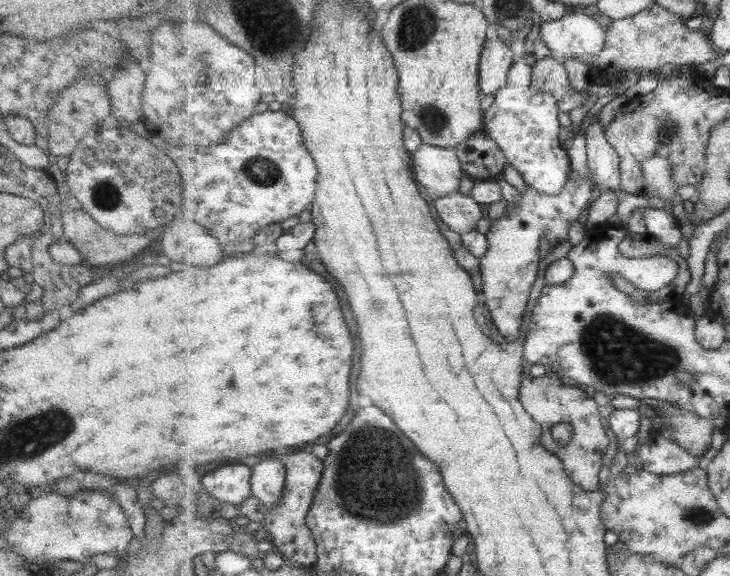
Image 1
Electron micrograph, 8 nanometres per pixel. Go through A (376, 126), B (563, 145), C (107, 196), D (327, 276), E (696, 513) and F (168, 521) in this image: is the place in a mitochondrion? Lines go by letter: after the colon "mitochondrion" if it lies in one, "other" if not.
A: other
B: other
C: mitochondrion
D: other
E: mitochondrion
F: other

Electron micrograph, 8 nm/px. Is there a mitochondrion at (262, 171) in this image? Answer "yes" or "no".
yes

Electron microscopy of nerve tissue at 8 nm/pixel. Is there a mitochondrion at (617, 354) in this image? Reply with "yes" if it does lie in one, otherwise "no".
yes

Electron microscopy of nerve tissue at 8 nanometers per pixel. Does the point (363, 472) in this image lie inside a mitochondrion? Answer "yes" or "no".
yes

